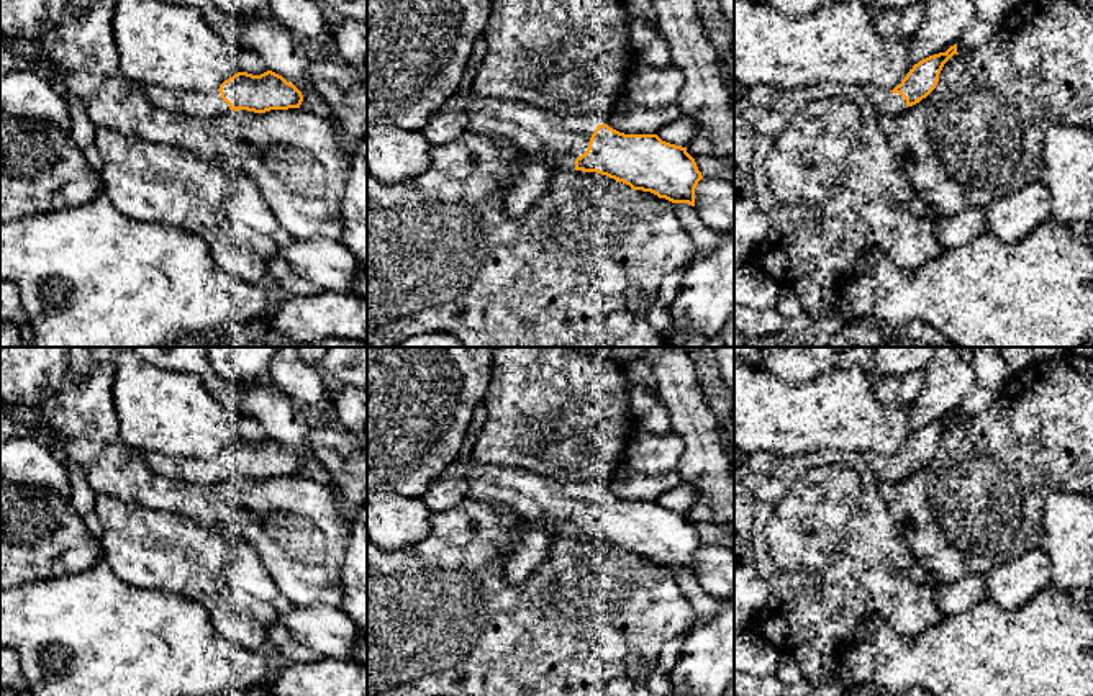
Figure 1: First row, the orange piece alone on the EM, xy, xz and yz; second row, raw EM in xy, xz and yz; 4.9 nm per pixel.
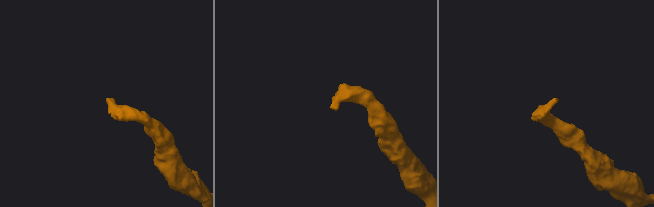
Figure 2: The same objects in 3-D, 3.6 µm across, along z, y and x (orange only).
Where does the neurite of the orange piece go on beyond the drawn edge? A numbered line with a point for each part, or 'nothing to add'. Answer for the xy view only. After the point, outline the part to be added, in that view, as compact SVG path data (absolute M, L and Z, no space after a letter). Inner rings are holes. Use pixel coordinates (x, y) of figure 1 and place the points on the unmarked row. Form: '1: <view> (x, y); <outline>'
1: xy (185, 469); M139 452L139 455L149 468L170 480L213 485L229 477L218 457L169 457L159 452Z

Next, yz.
1: yz (888, 470); M877 459L873 465L882 481L898 481L906 475L906 467L900 460Z

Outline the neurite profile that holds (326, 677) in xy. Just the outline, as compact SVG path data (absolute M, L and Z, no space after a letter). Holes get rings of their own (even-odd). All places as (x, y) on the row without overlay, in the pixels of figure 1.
M328 657L288 663L275 675L270 691L274 696L367 696L367 667Z

